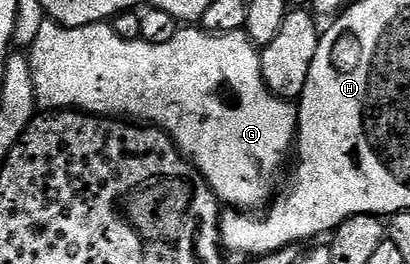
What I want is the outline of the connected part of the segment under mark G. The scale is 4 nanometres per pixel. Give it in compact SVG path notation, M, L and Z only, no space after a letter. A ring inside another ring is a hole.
M44 19L32 41L32 53L30 52L37 106L44 111L79 111L97 117L135 119L140 123L151 123L155 128L163 129L176 142L184 156L196 166L208 181L208 186L215 191L217 201L240 211L256 211L259 205L267 206L273 200L272 188L275 187L276 176L284 165L284 156L287 153L289 156L294 149L298 136L298 109L291 100L274 96L266 87L260 66L261 50L249 39L247 33L205 33L200 27L184 27L177 31L170 43L150 43L139 39L127 41L126 38L119 37L110 26L111 24L101 23L67 29L51 19Z

